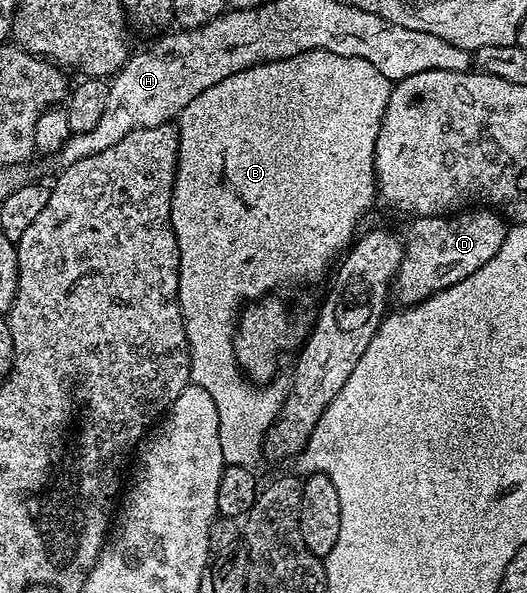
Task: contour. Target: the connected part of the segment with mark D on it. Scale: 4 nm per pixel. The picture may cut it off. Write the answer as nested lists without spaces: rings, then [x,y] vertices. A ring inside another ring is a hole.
[[[477,208],[449,217],[414,217],[412,222],[407,253],[395,278],[396,289],[401,289],[403,297],[413,298],[409,300],[429,298],[467,280],[467,276],[483,268],[487,260],[497,255],[507,233],[506,219],[489,208]]]

